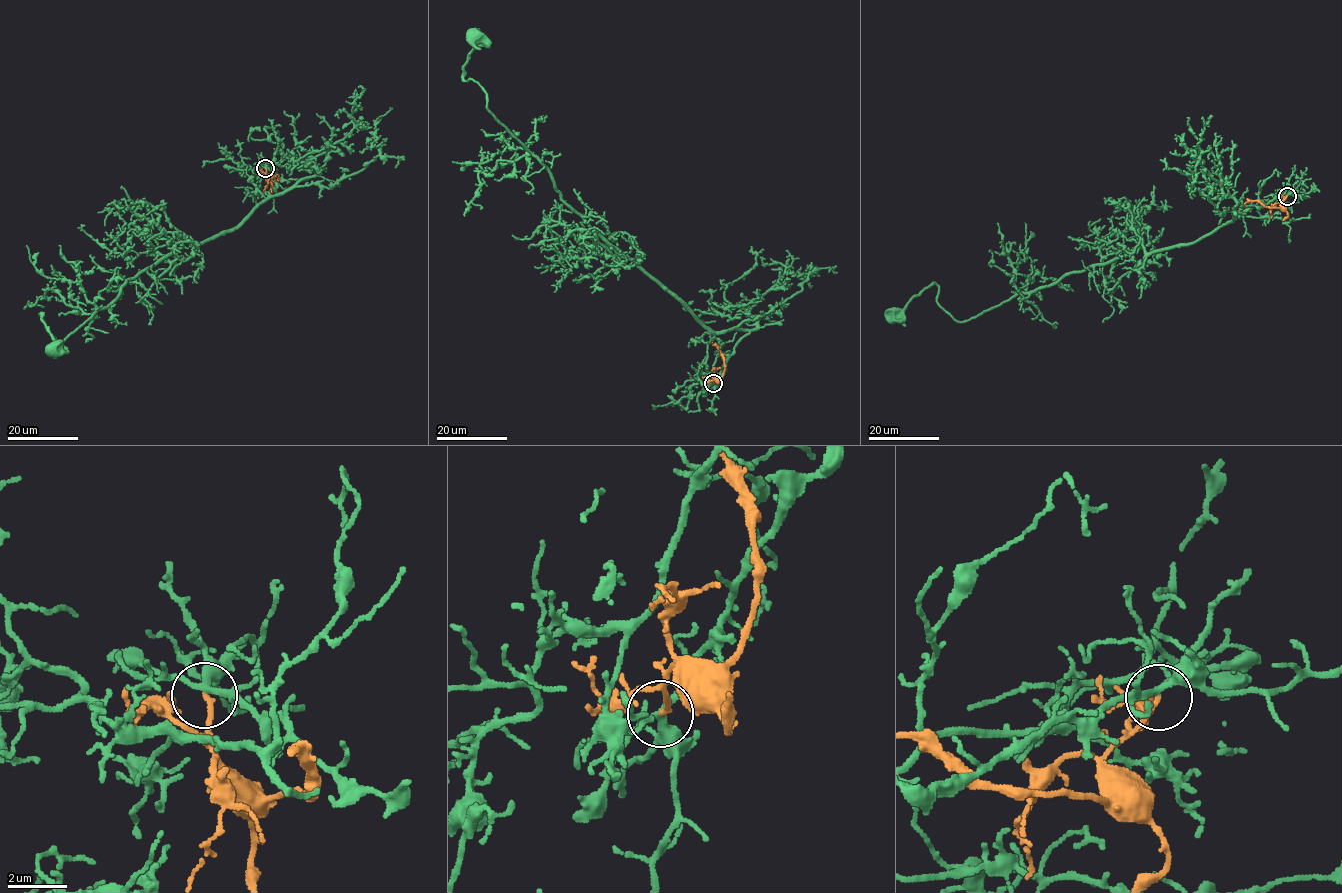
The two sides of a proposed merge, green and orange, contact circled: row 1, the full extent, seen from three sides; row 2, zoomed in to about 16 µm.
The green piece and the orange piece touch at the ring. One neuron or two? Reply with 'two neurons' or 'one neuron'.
two neurons

